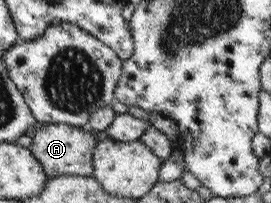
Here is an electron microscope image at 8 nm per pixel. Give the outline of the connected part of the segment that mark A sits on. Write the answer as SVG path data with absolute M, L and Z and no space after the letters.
M44 124L38 125L31 134L31 145L29 151L39 162L43 173L47 178L63 175L91 176L93 164L91 164L91 153L95 149L96 139L93 133L85 128L69 124Z

